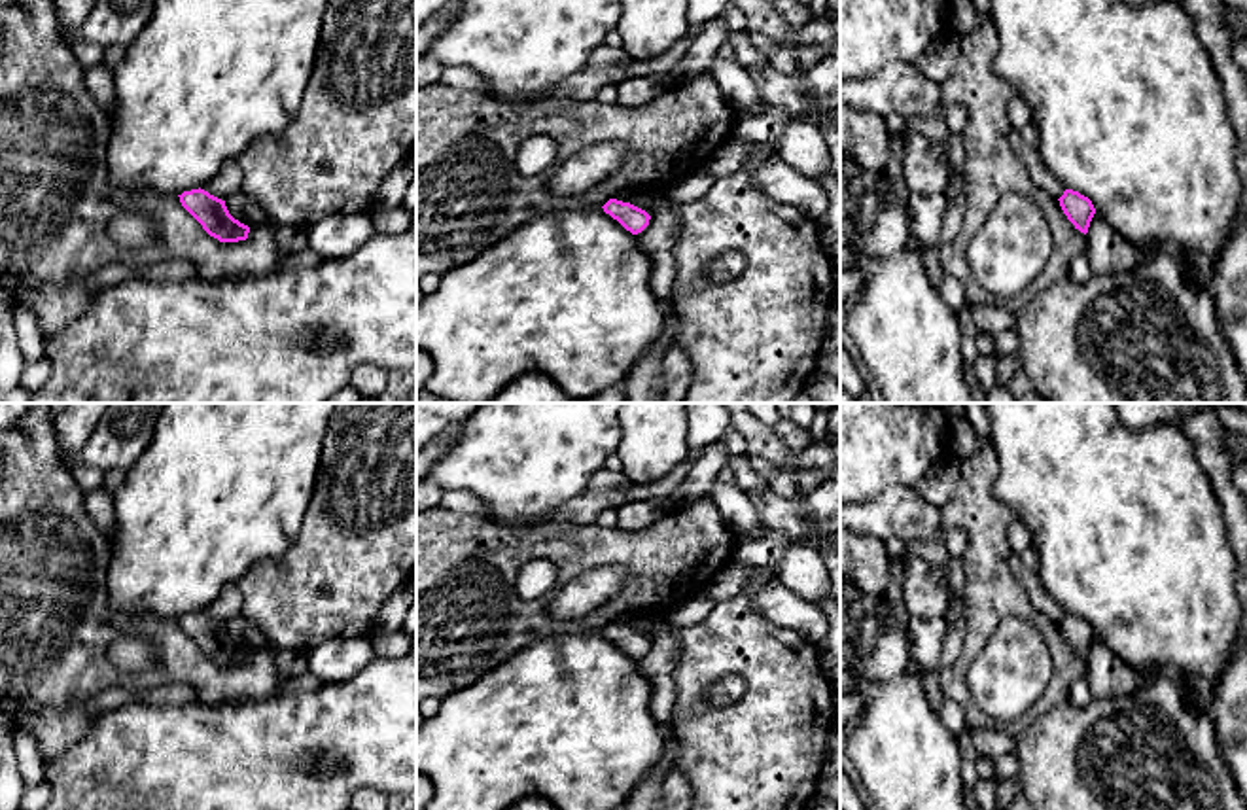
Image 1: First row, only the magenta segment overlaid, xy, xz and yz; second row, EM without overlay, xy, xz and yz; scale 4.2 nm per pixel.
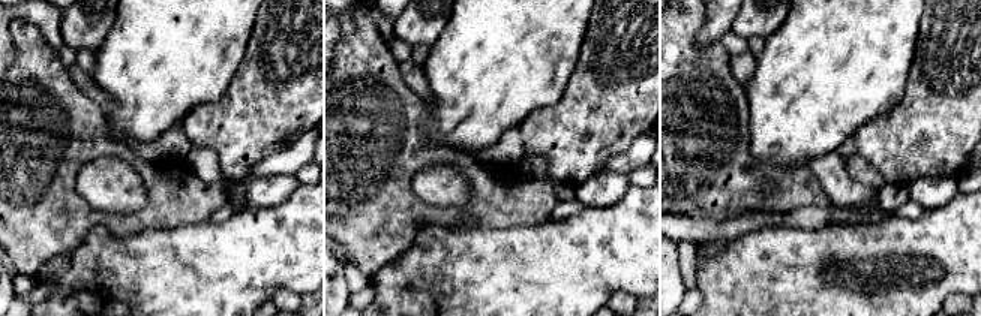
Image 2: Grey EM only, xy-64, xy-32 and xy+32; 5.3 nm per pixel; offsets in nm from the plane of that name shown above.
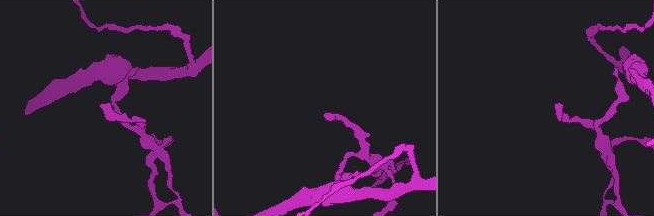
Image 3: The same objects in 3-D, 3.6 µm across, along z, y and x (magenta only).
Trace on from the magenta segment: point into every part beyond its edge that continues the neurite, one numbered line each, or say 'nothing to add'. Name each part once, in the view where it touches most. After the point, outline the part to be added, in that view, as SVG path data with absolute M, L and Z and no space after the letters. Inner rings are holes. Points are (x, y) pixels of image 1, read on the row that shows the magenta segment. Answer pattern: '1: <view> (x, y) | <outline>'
nothing to add

